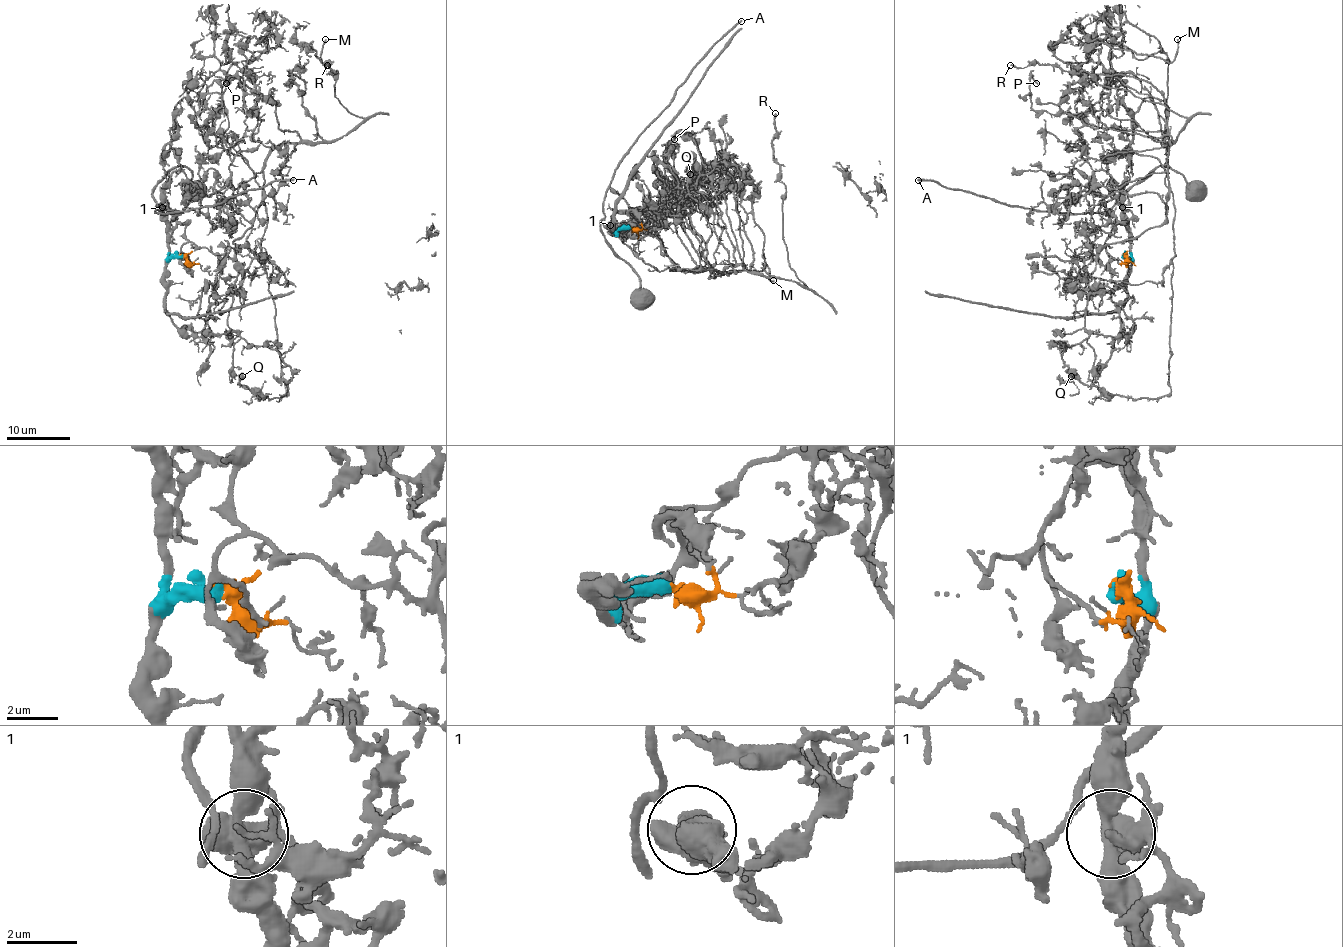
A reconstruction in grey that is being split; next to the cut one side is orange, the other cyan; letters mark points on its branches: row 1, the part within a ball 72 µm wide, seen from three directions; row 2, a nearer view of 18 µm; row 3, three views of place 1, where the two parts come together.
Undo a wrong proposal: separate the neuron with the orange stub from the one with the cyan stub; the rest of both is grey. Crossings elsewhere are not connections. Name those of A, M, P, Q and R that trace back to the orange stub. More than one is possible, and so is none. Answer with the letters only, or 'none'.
M, P, Q, R

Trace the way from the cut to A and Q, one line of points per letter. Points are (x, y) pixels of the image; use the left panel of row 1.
A: (182, 254), (168, 256), (168, 221), (157, 201), (155, 213), (174, 213), (294, 179)
Q: (182, 254), (193, 264), (181, 249), (192, 241), (230, 257), (262, 192), (288, 391), (254, 394), (243, 375)

